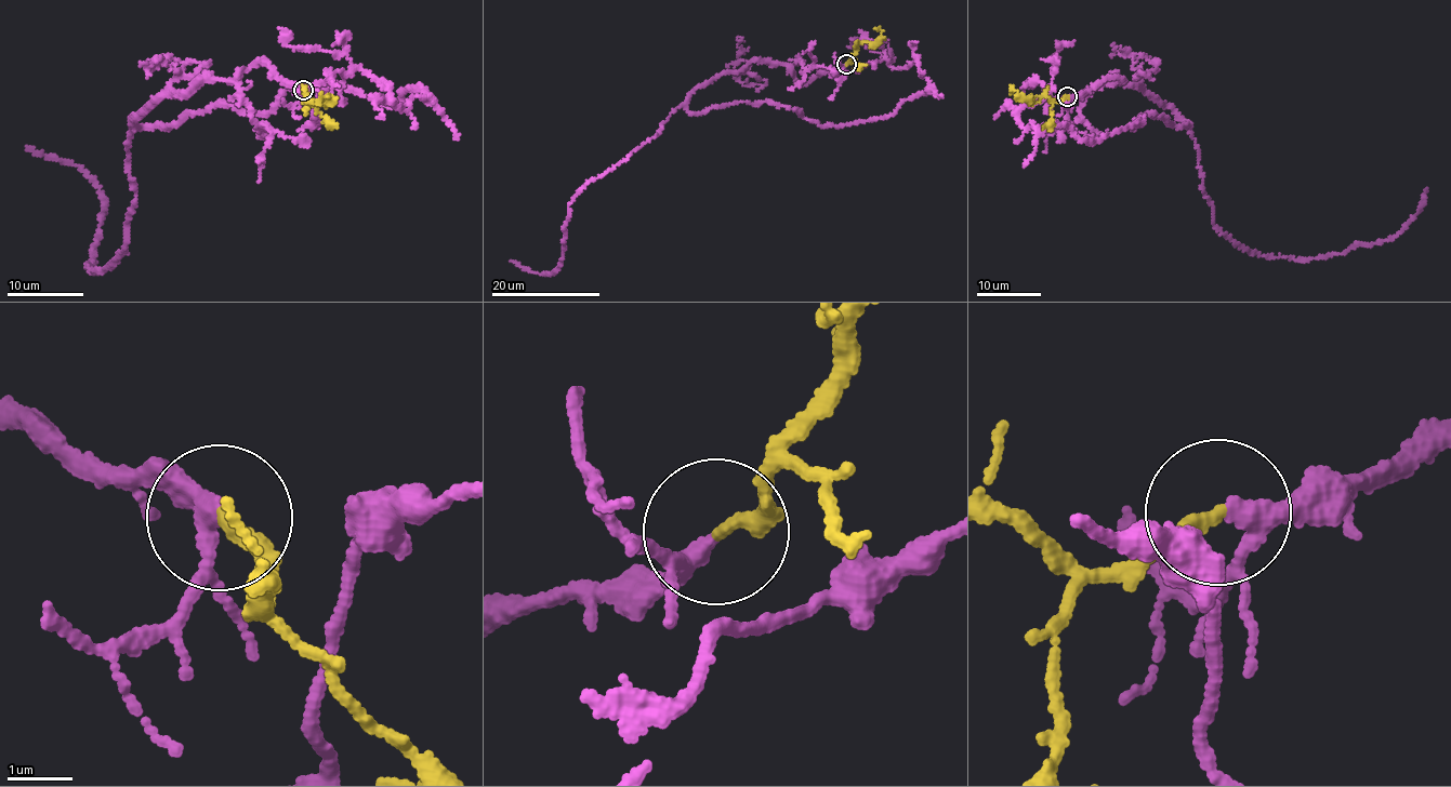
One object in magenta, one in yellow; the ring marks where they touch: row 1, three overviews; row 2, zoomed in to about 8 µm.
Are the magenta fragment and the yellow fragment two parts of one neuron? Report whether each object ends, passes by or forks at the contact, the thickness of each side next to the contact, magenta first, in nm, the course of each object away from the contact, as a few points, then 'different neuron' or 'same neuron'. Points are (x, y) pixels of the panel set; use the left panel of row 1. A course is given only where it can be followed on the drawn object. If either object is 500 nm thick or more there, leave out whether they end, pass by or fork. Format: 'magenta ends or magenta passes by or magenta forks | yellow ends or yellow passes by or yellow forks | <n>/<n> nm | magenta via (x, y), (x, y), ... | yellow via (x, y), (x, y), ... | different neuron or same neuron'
magenta passes by | yellow ends | 260/220 nm | magenta via (303, 89), (255, 62), (133, 119), (264, 115), (315, 85), (425, 97), (406, 109), (351, 69), (312, 124) | yellow via (303, 89), (308, 101), (328, 103), (330, 98), (326, 95), (317, 106) | same neuron

